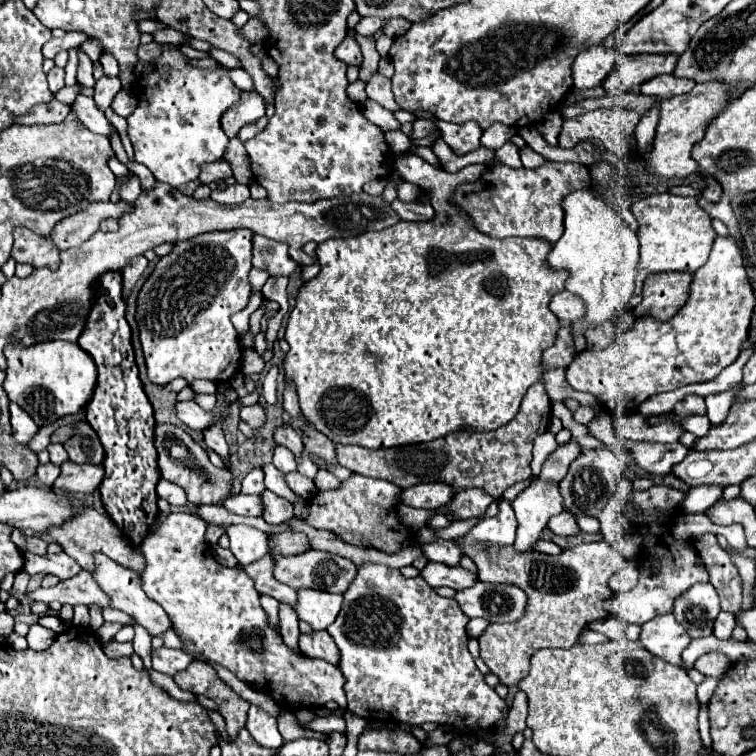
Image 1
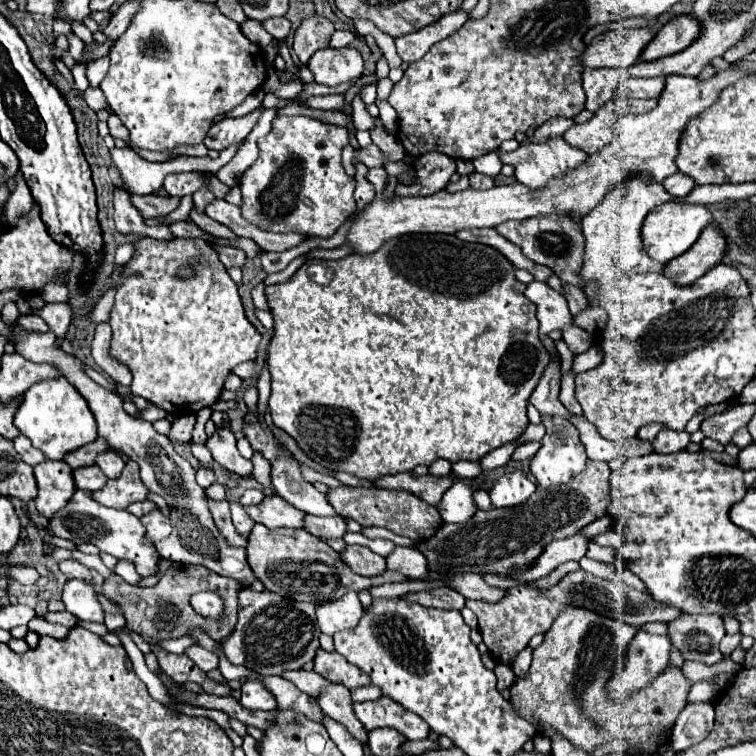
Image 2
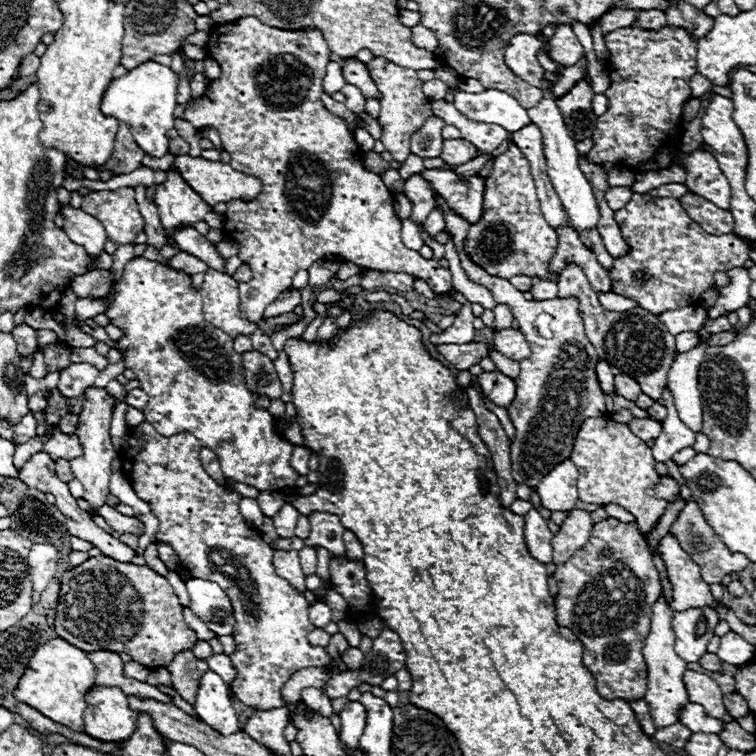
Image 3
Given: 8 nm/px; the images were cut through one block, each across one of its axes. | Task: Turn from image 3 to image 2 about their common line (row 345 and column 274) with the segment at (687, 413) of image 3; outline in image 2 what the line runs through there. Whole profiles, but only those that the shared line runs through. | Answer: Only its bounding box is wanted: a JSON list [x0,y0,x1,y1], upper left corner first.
[240,682,276,710]

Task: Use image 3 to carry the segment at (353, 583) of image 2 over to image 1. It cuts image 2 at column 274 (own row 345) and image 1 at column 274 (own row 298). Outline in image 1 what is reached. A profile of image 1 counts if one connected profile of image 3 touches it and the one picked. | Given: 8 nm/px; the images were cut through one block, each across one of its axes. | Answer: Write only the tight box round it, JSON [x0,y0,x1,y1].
[262,490,358,594]

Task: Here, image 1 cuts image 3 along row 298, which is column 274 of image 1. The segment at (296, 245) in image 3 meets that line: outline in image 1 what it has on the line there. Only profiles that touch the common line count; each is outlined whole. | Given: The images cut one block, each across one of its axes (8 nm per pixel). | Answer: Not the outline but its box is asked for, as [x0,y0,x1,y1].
[252,234,296,276]

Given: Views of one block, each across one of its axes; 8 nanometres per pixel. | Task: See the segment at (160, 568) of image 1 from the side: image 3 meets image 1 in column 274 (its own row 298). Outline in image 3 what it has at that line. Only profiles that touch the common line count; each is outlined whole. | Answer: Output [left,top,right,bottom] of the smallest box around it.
[610,192,750,314]

